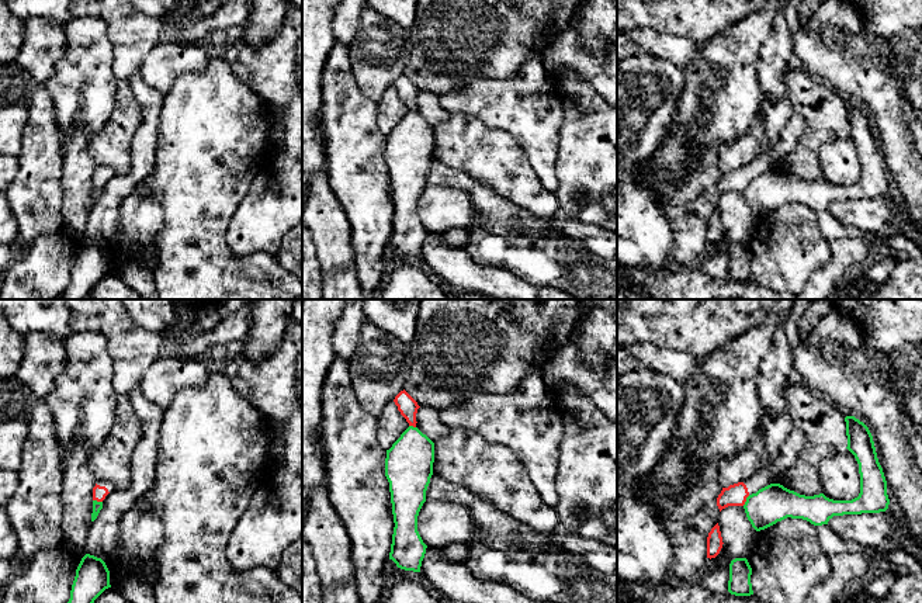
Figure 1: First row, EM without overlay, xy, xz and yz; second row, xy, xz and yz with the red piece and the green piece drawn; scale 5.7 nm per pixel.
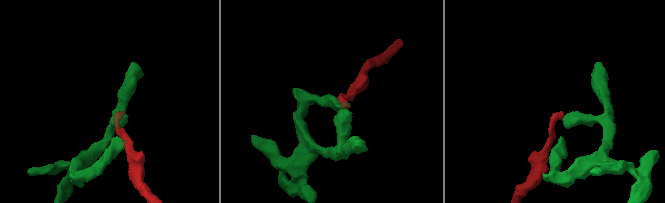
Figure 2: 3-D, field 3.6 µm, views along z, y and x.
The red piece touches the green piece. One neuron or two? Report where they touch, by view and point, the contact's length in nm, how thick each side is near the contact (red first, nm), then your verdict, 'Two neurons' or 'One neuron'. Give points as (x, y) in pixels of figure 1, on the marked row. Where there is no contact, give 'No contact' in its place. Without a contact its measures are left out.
Touches red at yz (745, 501). Shared border 80 nm. Thickness 130 nm (red) against 220 nm. Two neurons

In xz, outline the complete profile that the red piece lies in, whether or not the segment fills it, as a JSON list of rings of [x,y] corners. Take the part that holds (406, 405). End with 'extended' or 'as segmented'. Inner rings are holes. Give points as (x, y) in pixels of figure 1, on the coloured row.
[[[405,389],[395,396],[394,402],[409,426],[416,427],[416,413],[420,408],[417,402]]]; as segmented

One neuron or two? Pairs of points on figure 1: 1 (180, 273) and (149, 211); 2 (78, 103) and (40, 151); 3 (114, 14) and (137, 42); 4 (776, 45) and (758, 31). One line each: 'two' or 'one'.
1: two
2: two
3: one
4: two

